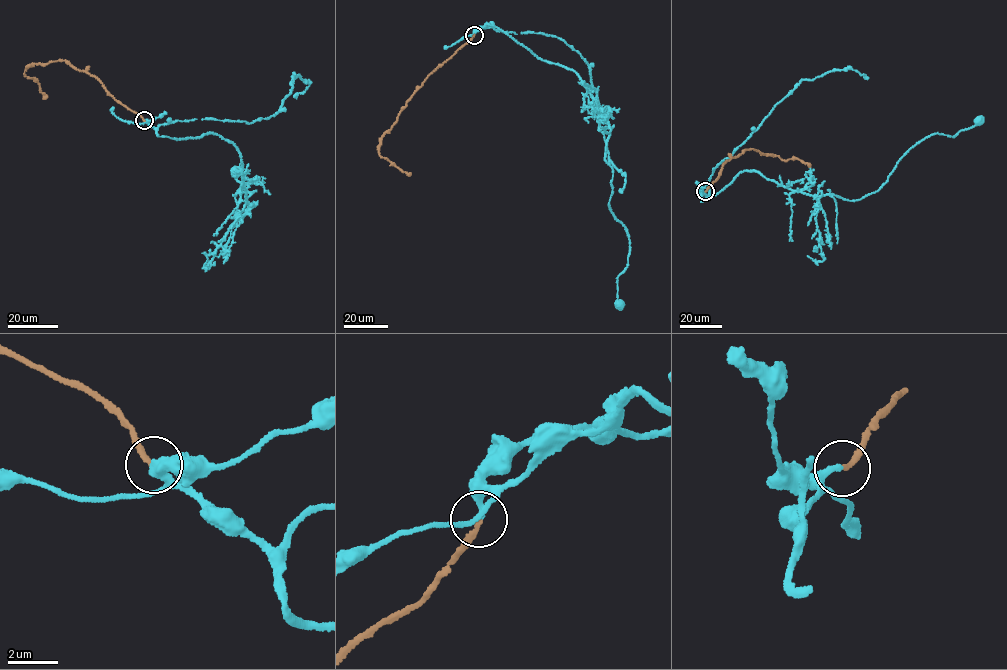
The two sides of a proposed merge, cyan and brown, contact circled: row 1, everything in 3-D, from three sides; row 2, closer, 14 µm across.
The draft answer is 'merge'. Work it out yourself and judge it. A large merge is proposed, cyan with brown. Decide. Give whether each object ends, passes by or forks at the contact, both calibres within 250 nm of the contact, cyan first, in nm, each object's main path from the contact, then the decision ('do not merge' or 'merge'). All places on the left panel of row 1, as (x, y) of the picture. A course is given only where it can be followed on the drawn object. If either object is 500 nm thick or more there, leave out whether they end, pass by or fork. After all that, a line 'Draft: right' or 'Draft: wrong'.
cyan ends | brown ends | 280/200 nm | cyan via (144, 120), (159, 136), (231, 141), (250, 207), (232, 218), (237, 191), (259, 179), (243, 184), (237, 170) | brown via (144, 120), (114, 98), (100, 81), (64, 60), (25, 69), (25, 76), (36, 80), (43, 99) | merge
Draft: right

